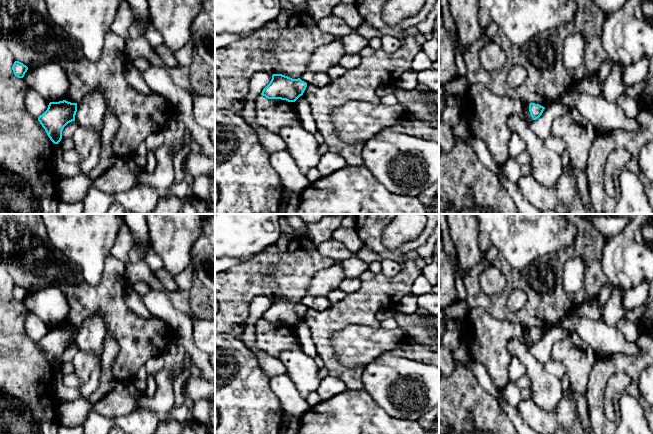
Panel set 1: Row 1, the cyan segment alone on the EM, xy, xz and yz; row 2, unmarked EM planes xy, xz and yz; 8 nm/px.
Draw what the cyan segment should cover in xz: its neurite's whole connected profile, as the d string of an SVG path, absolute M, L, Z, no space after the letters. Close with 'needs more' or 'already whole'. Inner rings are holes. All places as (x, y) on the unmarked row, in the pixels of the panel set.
M273 298L270 307L263 313L261 319L268 323L281 323L295 326L303 319L307 307L300 302L292 303L282 298Z | already whole

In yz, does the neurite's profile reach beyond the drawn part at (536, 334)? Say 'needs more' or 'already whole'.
already whole

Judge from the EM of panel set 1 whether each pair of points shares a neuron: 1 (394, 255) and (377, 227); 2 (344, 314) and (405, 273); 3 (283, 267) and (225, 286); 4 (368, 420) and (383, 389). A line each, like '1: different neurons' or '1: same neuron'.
1: same neuron
2: same neuron
3: same neuron
4: different neurons

